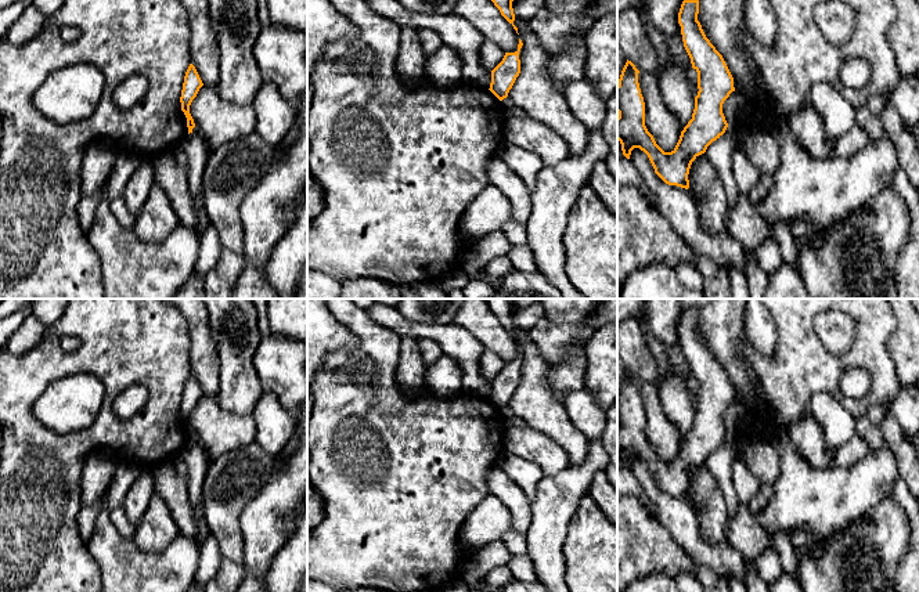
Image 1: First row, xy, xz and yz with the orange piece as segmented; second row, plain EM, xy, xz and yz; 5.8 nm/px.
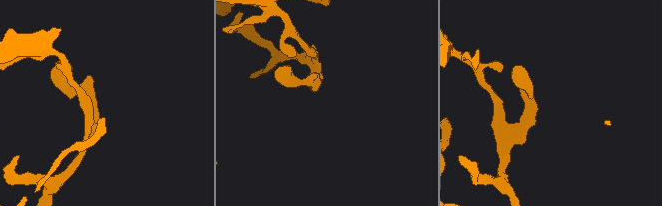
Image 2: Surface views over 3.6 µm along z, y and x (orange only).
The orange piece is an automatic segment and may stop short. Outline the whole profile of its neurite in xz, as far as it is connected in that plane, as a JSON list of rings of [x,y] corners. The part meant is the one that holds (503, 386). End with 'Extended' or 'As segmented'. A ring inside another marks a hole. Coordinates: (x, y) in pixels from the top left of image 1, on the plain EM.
[[[519,349],[518,360],[515,362],[505,362],[502,371],[491,380],[490,401],[502,411],[508,407],[516,387],[520,383],[519,361],[523,353]]]. As segmented

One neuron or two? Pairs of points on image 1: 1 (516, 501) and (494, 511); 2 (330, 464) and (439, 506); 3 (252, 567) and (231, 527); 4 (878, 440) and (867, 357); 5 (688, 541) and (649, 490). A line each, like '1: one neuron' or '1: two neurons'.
1: two neurons
2: one neuron
3: two neurons
4: two neurons
5: one neuron

